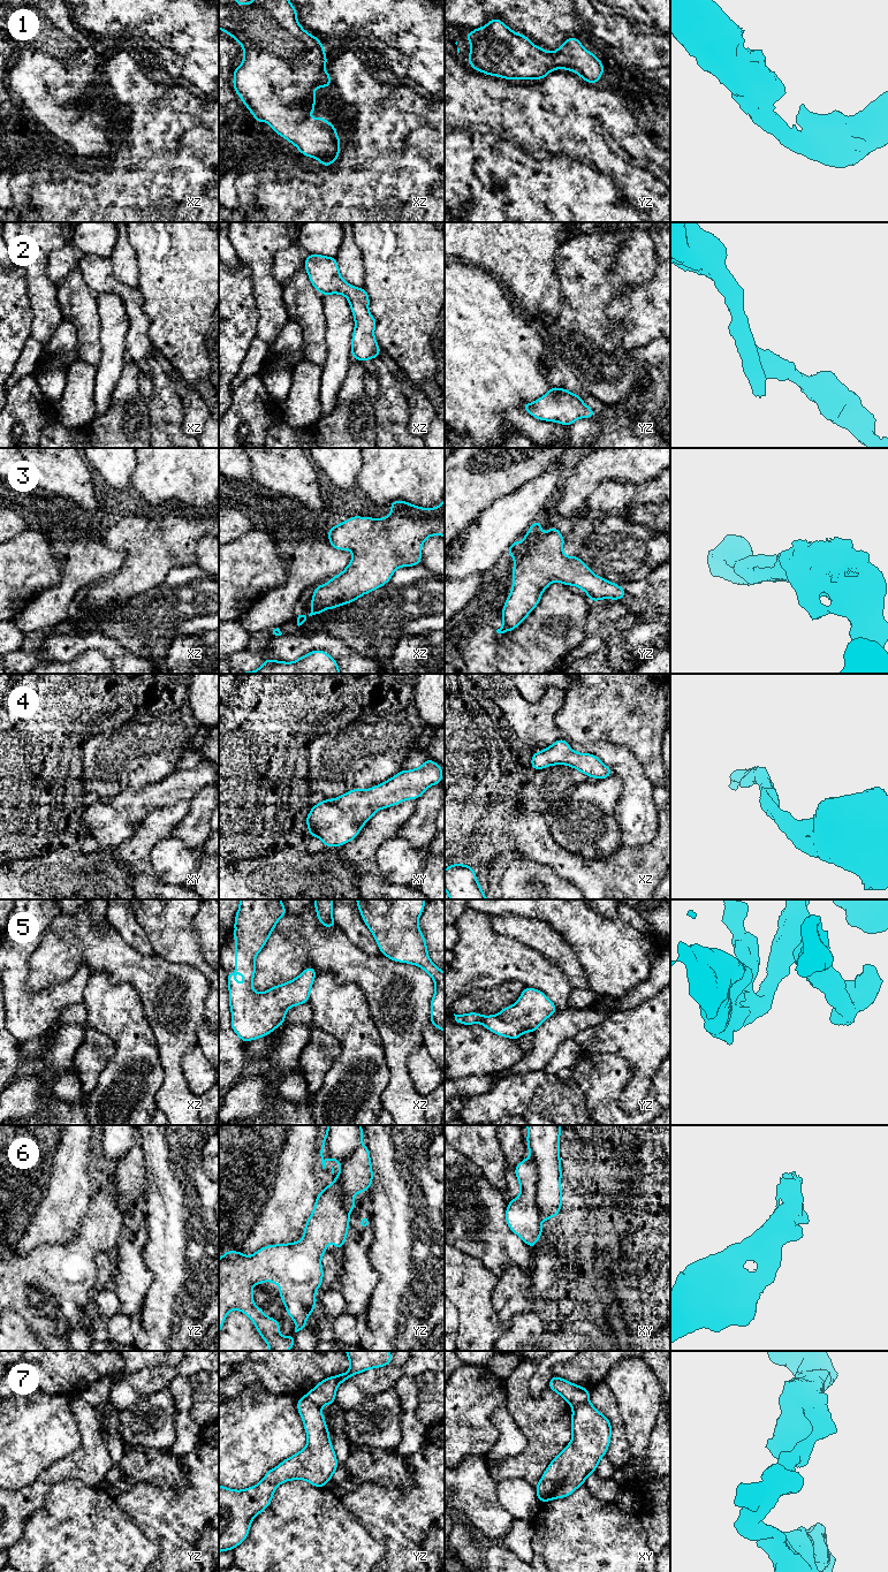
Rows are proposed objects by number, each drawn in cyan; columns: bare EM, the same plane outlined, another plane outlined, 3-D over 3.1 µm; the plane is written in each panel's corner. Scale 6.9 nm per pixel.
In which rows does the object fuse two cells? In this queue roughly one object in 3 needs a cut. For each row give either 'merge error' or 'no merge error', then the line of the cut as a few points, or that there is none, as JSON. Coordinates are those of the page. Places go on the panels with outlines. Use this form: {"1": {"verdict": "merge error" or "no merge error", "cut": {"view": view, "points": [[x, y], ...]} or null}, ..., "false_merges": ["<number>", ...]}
{"1": {"verdict": "no merge error", "cut": null}, "2": {"verdict": "no merge error", "cut": null}, "3": {"verdict": "no merge error", "cut": null}, "4": {"verdict": "no merge error", "cut": null}, "5": {"verdict": "no merge error", "cut": null}, "6": {"verdict": "merge error", "cut": {"view": "xy", "points": [[531, 1157], [538, 1171], [536, 1206], [541, 1219]]}}, "7": {"verdict": "merge error", "cut": {"view": "xy", "points": [[587, 1400], [572, 1407]]}}, "false_merges": ["6", "7"]}

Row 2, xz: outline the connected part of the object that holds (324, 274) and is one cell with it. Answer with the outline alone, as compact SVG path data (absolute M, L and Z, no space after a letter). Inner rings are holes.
M309 255L304 267L312 286L321 295L344 295L355 318L355 331L351 339L352 358L362 363L379 357L380 347L374 339L377 320L369 312L370 297L365 289L346 282L339 271L336 259L321 255Z

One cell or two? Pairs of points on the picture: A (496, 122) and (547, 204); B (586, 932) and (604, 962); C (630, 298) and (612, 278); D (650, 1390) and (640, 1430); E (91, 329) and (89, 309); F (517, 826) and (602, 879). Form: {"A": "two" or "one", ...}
{"A": "one", "B": "one", "C": "two", "D": "one", "E": "one", "F": "one"}

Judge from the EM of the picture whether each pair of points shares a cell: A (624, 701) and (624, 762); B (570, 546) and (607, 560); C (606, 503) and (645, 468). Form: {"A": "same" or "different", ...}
{"A": "different", "B": "different", "C": "different"}

